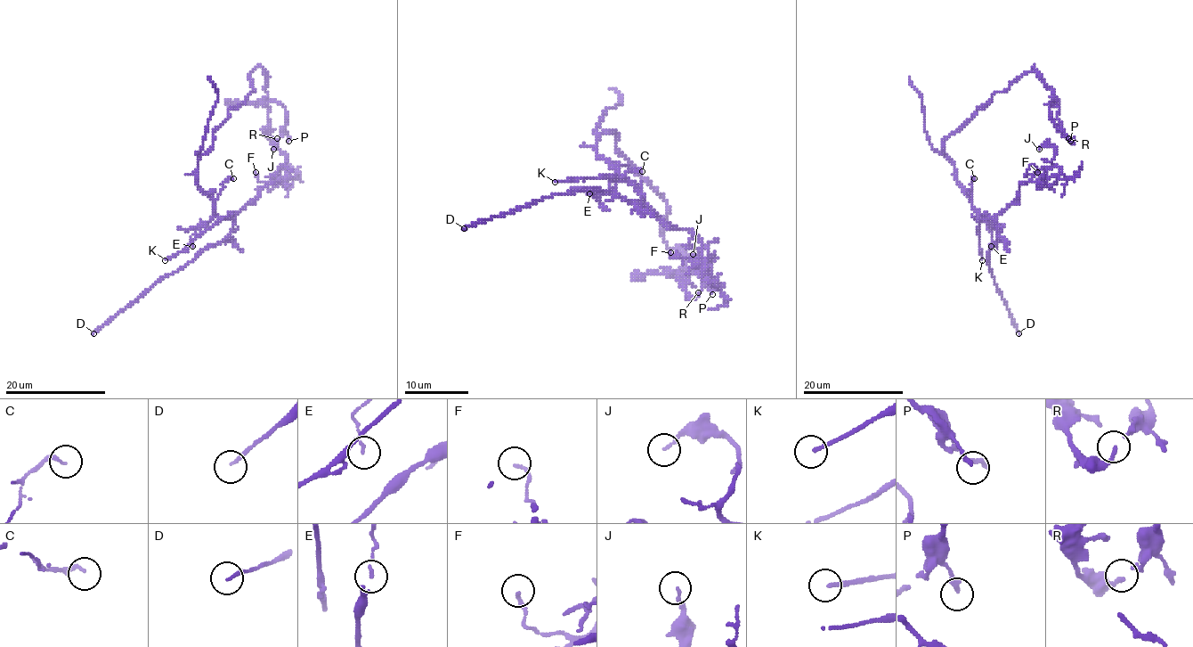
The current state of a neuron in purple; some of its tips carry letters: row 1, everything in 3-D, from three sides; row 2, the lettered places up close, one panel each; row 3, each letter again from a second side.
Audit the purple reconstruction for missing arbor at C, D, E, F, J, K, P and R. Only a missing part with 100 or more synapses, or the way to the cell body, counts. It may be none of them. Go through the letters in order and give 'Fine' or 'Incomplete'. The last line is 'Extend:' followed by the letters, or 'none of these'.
C: Fine
D: Fine
E: Fine
F: Fine
J: Fine
K: Fine
P: Fine
R: Fine
Extend: none of these

